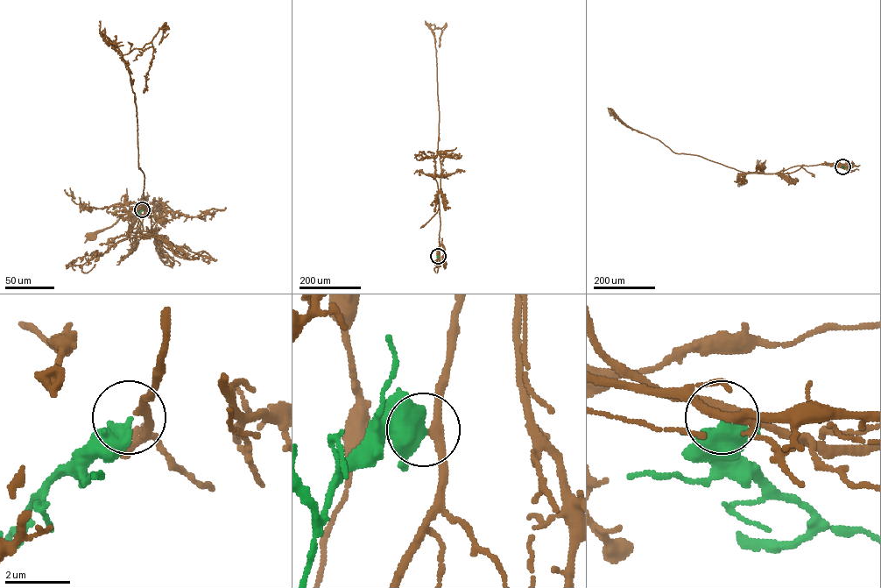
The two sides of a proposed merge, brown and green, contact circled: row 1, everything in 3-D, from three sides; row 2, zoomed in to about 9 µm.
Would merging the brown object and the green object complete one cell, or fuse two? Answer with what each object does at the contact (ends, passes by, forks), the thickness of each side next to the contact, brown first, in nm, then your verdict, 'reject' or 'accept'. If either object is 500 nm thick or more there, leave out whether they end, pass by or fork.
brown passes by; green passes by; calibres 280 and 360 nm; accept

